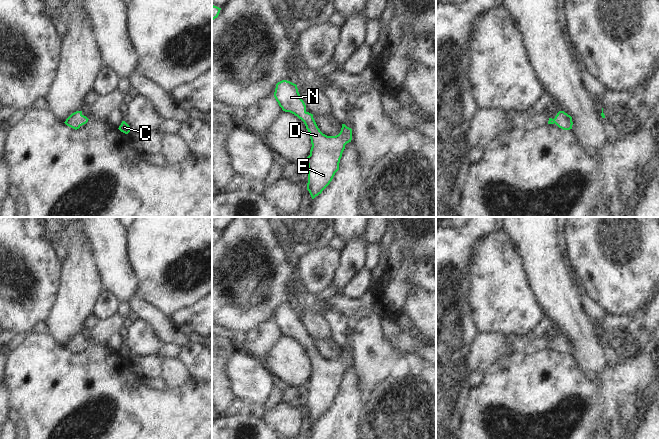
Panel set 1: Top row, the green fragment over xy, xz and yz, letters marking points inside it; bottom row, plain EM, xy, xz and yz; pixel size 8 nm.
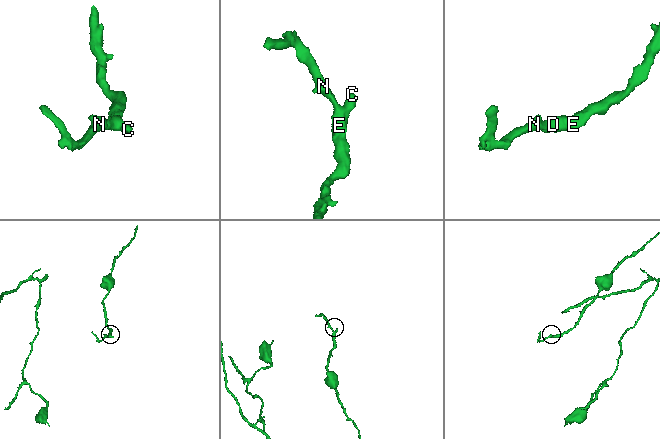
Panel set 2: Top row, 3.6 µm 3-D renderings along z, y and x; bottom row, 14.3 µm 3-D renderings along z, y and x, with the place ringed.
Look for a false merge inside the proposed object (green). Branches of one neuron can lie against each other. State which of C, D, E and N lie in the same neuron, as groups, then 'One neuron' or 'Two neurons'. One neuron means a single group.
Groups: C D E N. One neuron

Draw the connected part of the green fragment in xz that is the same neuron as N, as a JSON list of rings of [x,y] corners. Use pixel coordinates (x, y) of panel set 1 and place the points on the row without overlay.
[[[290,305],[278,306],[274,321],[283,335],[294,338],[304,346],[310,358],[312,371],[310,379],[306,383],[308,388],[307,414],[314,423],[330,408],[339,394],[345,369],[352,364],[352,353],[342,348],[338,359],[323,358],[318,352],[313,338],[306,335],[306,329],[301,323],[297,309]]]

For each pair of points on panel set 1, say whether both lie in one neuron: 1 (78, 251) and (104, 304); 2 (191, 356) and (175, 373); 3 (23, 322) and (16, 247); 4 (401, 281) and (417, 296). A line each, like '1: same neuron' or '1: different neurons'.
1: different neurons
2: different neurons
3: same neuron
4: different neurons

